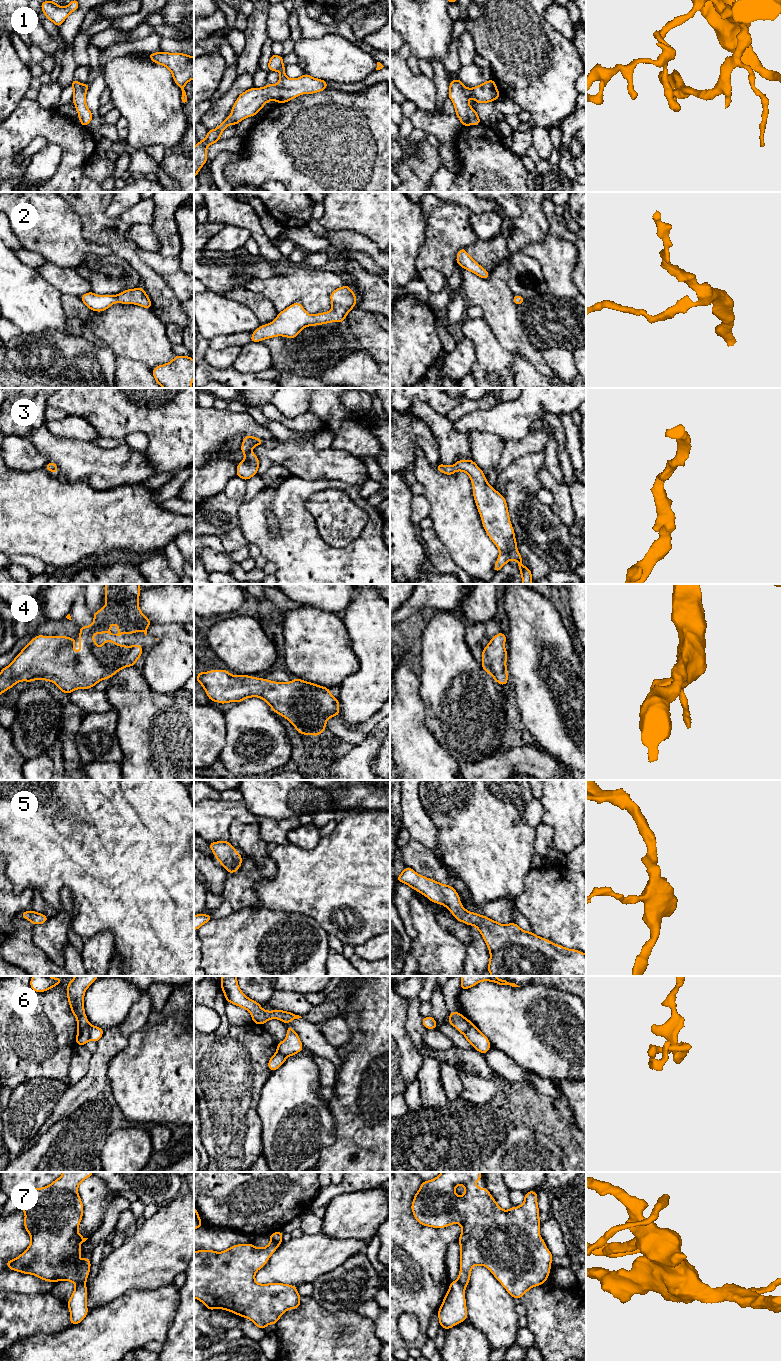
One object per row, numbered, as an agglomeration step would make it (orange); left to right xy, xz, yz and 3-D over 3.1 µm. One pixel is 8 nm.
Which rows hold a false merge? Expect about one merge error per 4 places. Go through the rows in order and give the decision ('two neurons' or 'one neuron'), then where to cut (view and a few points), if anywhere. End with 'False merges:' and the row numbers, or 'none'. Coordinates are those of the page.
1: two neurons | yz (462, 85), (468, 97)
2: one neuron | no cut
3: one neuron | no cut
4: one neuron | no cut
5: one neuron | no cut
6: one neuron | no cut
7: two neurons | xy (85, 1282), (76, 1285)
False merges: 1, 7

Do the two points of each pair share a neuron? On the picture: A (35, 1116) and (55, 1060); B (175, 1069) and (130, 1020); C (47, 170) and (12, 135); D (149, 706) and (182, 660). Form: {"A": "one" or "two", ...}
{"A": "two", "B": "two", "C": "two", "D": "two"}

